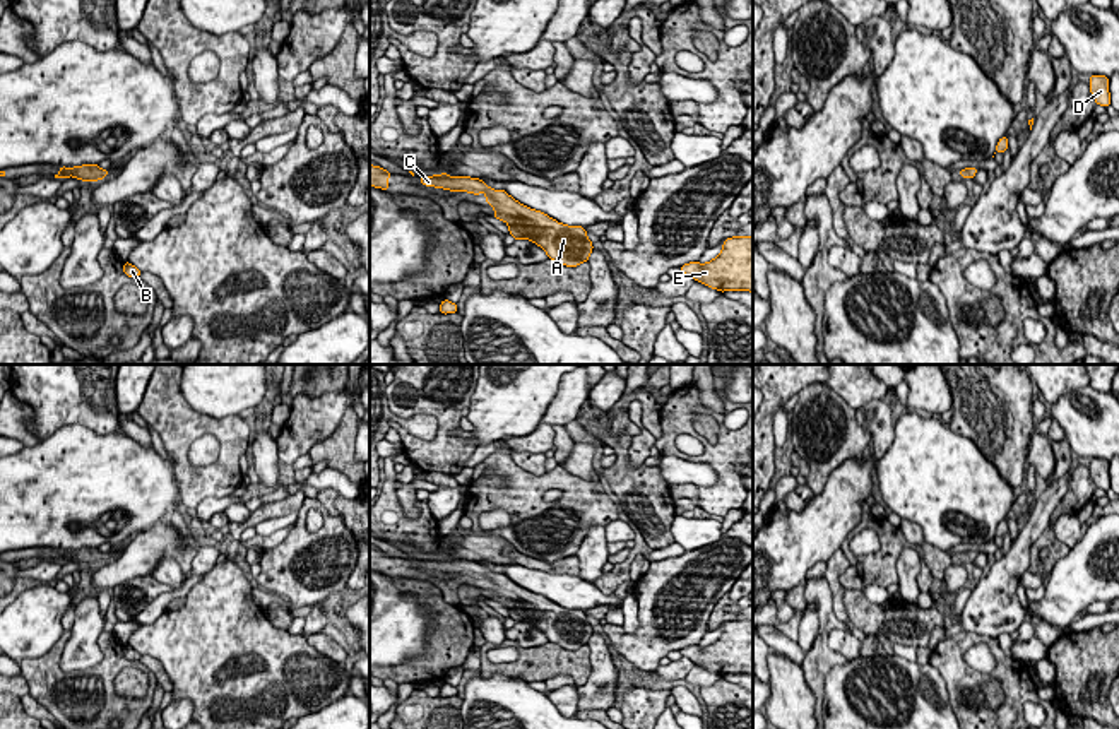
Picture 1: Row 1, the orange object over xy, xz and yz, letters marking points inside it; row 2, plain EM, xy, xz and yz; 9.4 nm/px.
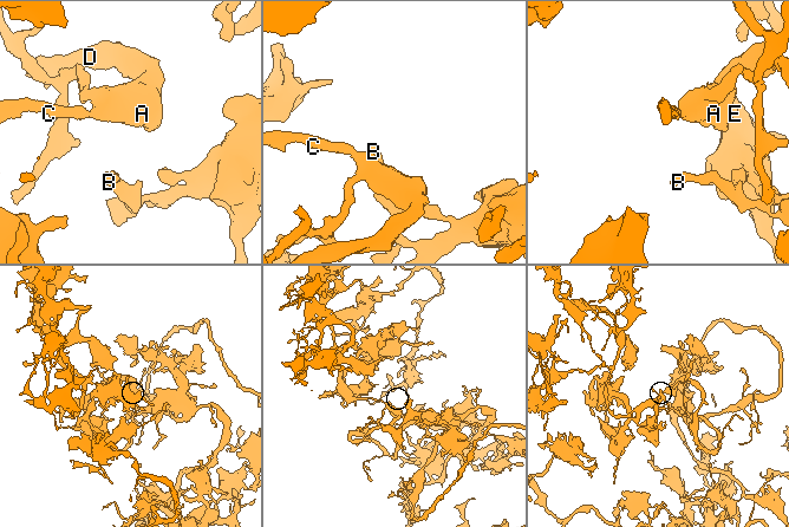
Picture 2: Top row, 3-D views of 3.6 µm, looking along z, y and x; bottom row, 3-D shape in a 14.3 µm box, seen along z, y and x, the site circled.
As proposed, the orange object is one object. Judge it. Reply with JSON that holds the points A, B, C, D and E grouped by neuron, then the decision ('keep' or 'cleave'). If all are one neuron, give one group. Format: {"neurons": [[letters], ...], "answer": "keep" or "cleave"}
{"neurons": [["A", "B", "C", "D", "E"]], "answer": "keep"}

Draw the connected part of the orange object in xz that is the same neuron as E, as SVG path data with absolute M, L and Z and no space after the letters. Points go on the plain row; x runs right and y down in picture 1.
M753 619L724 623L722 635L707 647L690 645L679 650L712 673L753 676Z

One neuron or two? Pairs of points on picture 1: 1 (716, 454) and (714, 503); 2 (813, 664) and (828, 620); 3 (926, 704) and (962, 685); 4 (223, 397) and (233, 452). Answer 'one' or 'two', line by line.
1: one
2: one
3: two
4: two

